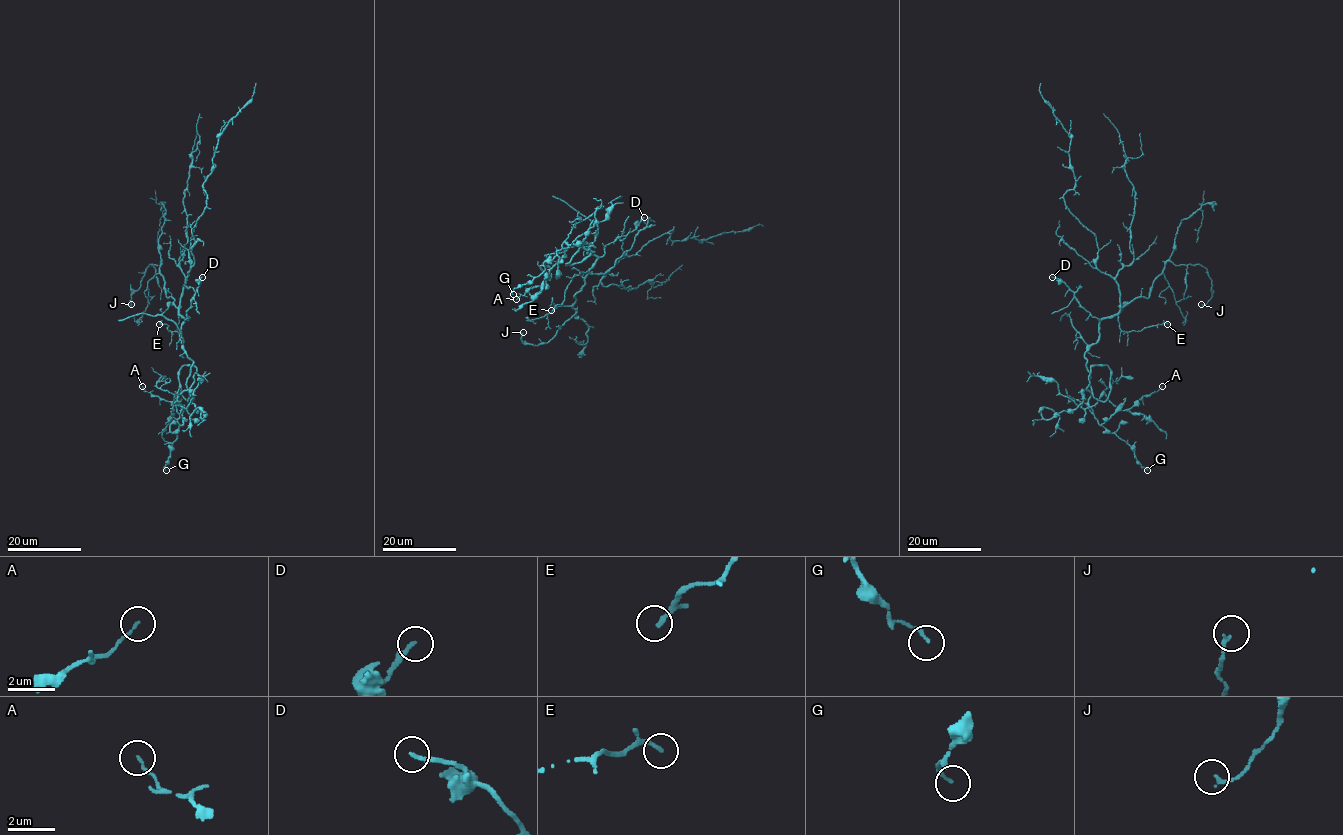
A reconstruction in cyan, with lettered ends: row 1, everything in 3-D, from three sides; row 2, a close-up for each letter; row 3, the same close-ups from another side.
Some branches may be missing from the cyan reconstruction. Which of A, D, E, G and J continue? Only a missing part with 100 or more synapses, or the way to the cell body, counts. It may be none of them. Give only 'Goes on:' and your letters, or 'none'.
Goes on: none

